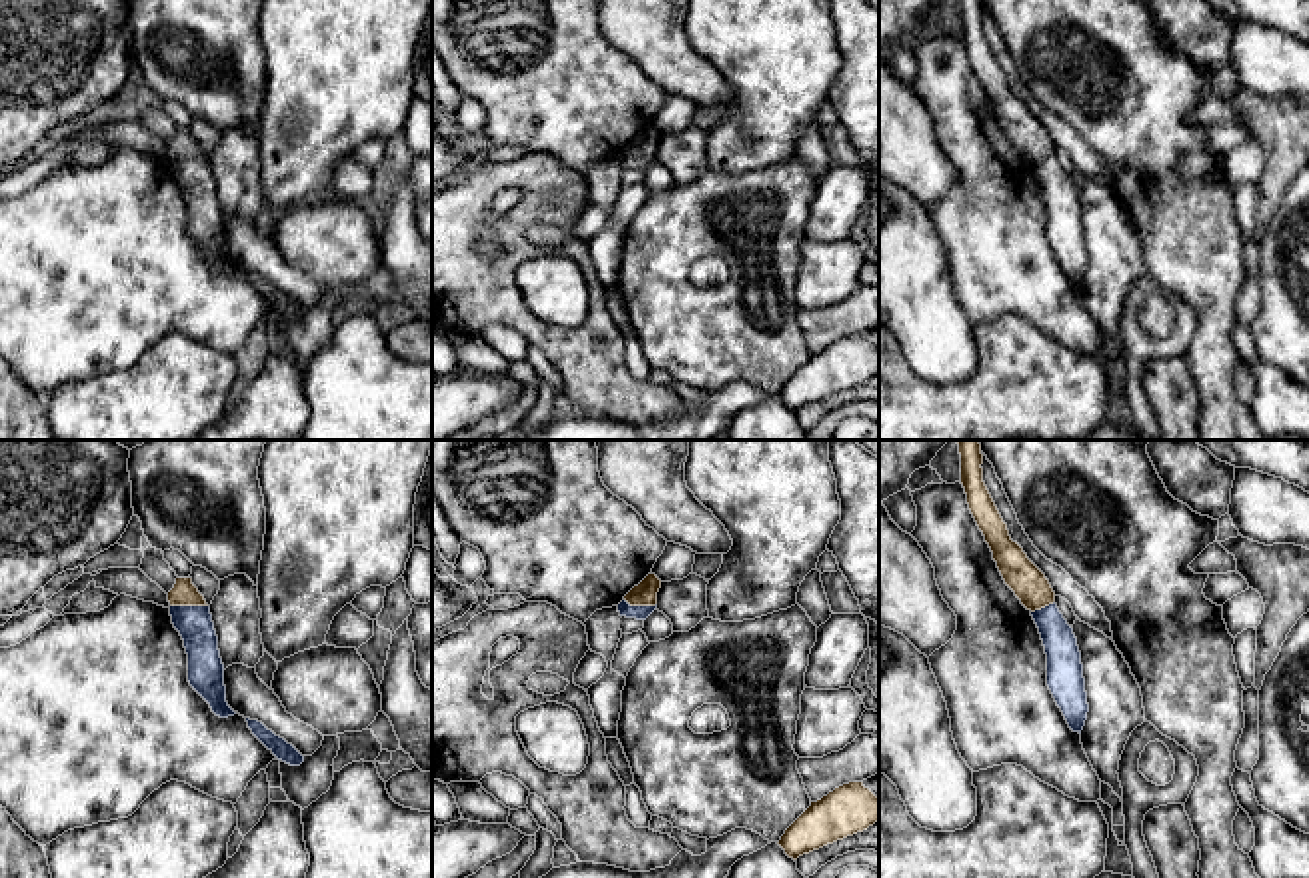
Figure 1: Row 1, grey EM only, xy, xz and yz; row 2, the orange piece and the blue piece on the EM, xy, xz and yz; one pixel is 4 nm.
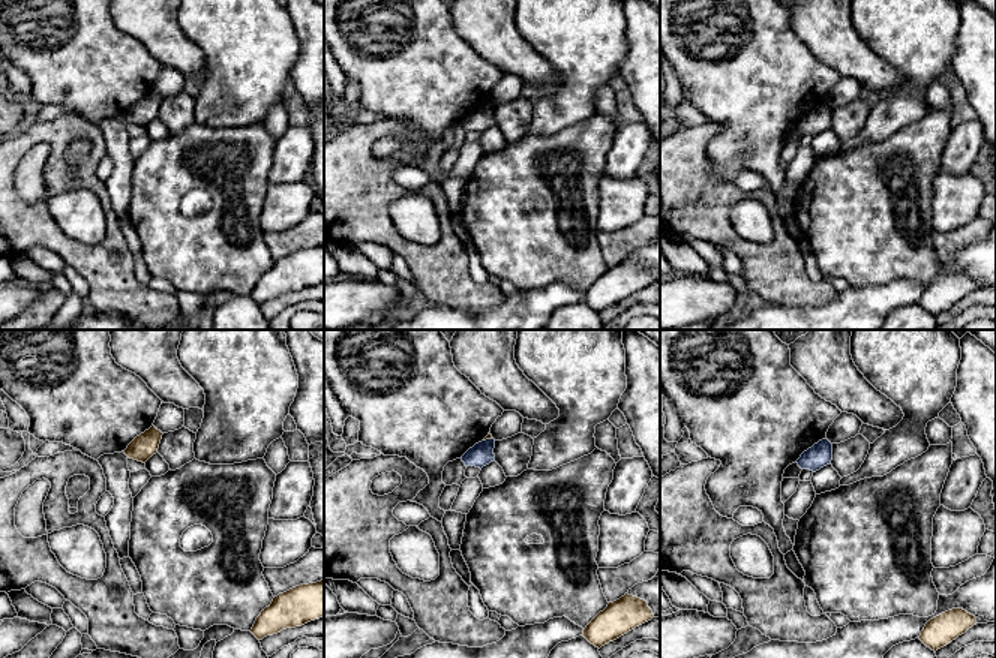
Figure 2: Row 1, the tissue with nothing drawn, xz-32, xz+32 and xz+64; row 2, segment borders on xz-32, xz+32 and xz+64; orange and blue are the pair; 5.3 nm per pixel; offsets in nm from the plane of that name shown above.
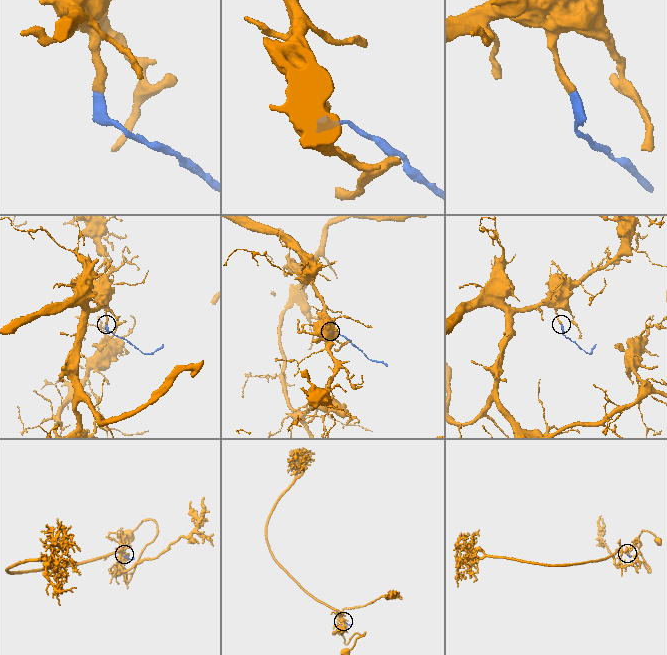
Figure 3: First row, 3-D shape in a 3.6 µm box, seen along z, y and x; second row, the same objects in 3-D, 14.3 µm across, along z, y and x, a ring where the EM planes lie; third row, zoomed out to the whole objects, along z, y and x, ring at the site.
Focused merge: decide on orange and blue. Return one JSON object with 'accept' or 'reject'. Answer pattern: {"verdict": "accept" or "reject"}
{"verdict": "accept"}

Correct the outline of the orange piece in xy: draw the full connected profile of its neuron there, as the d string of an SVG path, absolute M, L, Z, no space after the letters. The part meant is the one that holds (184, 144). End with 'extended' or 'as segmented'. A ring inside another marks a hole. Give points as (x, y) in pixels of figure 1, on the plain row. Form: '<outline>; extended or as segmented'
M176 130L168 144L174 180L184 192L188 206L188 234L220 270L236 264L226 254L224 216L218 202L210 158L192 136L192 130Z; extended

